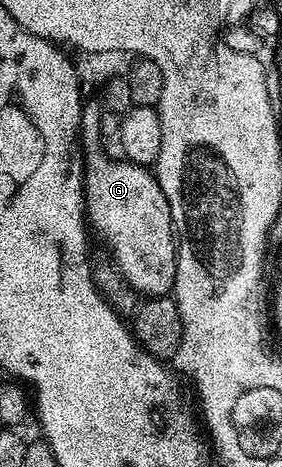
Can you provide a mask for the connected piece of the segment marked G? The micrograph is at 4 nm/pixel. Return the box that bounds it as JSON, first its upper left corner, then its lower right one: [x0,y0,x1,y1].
[80,101,176,296]

